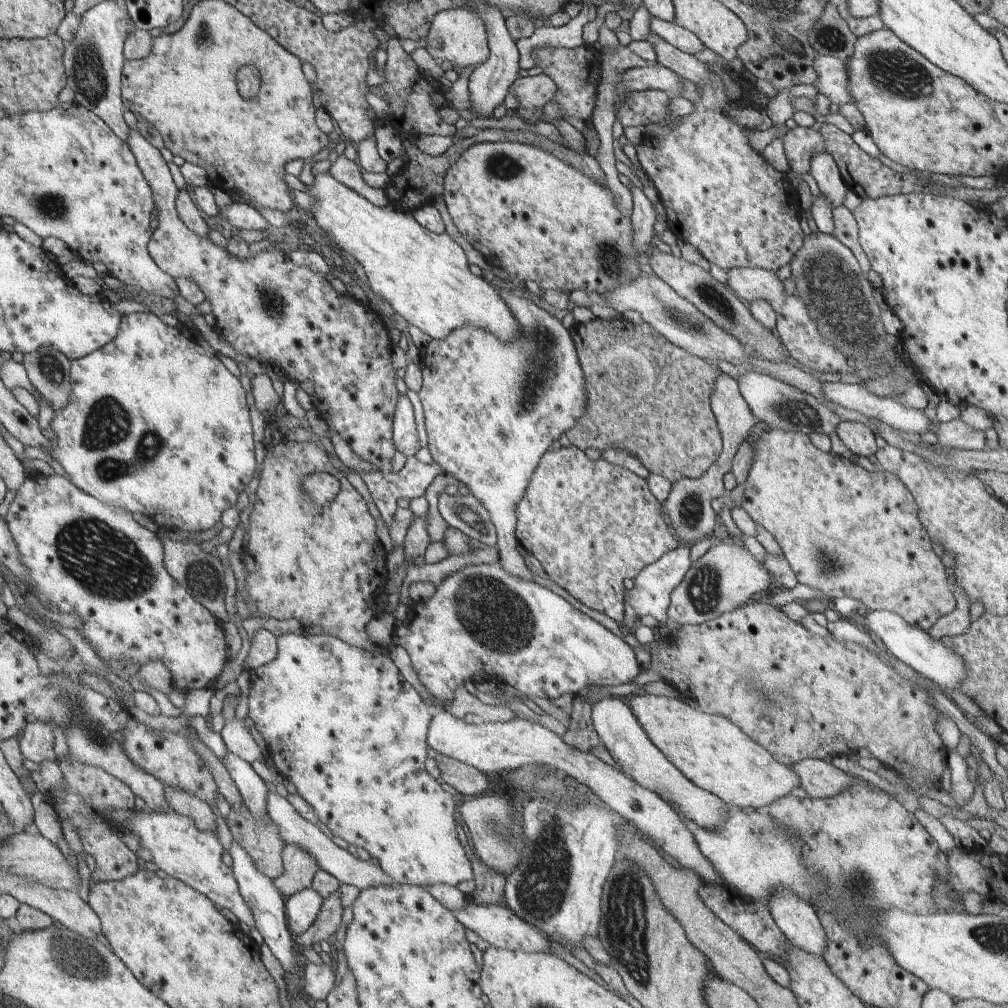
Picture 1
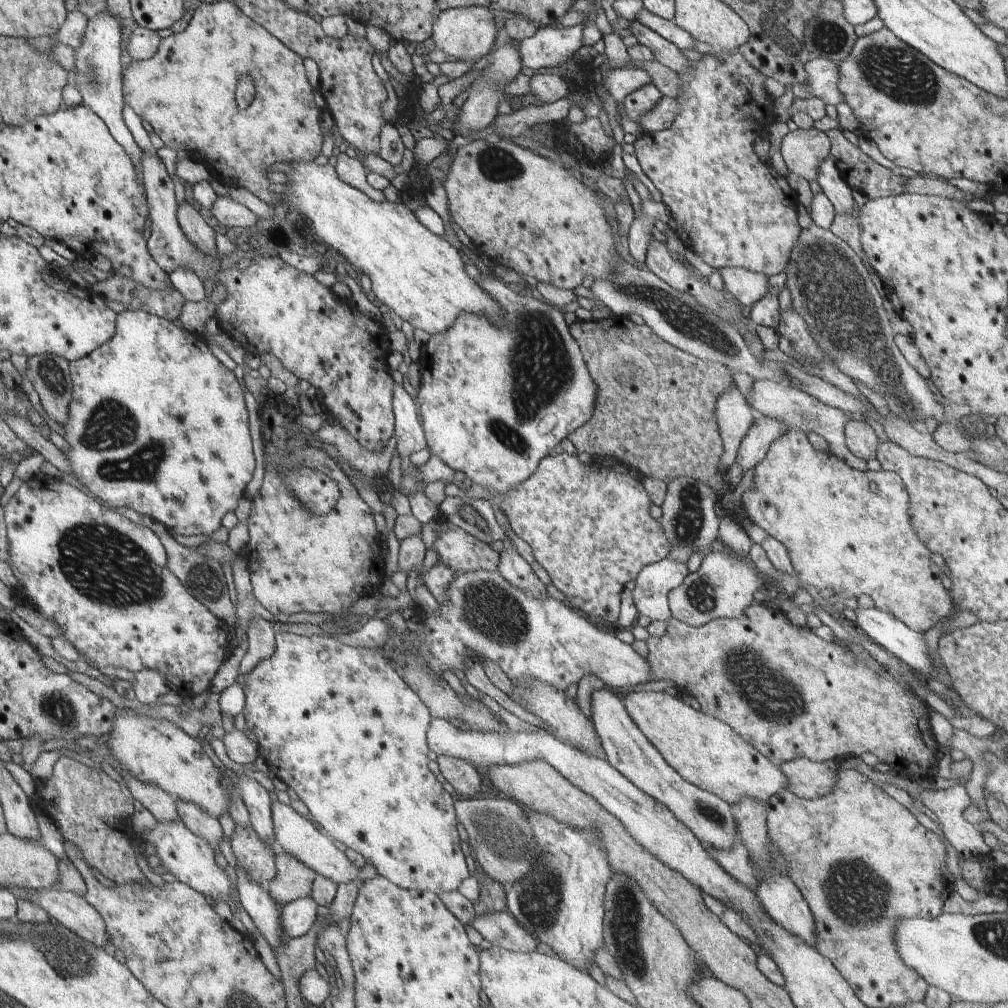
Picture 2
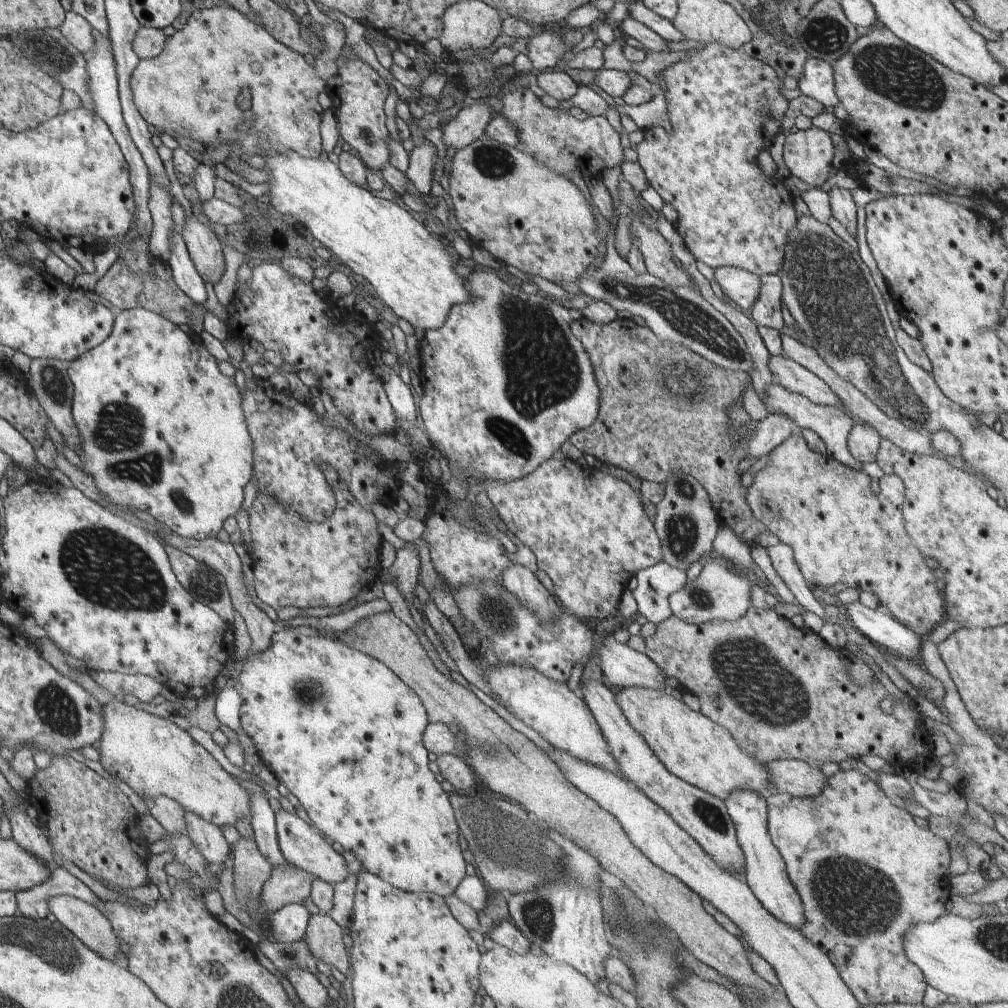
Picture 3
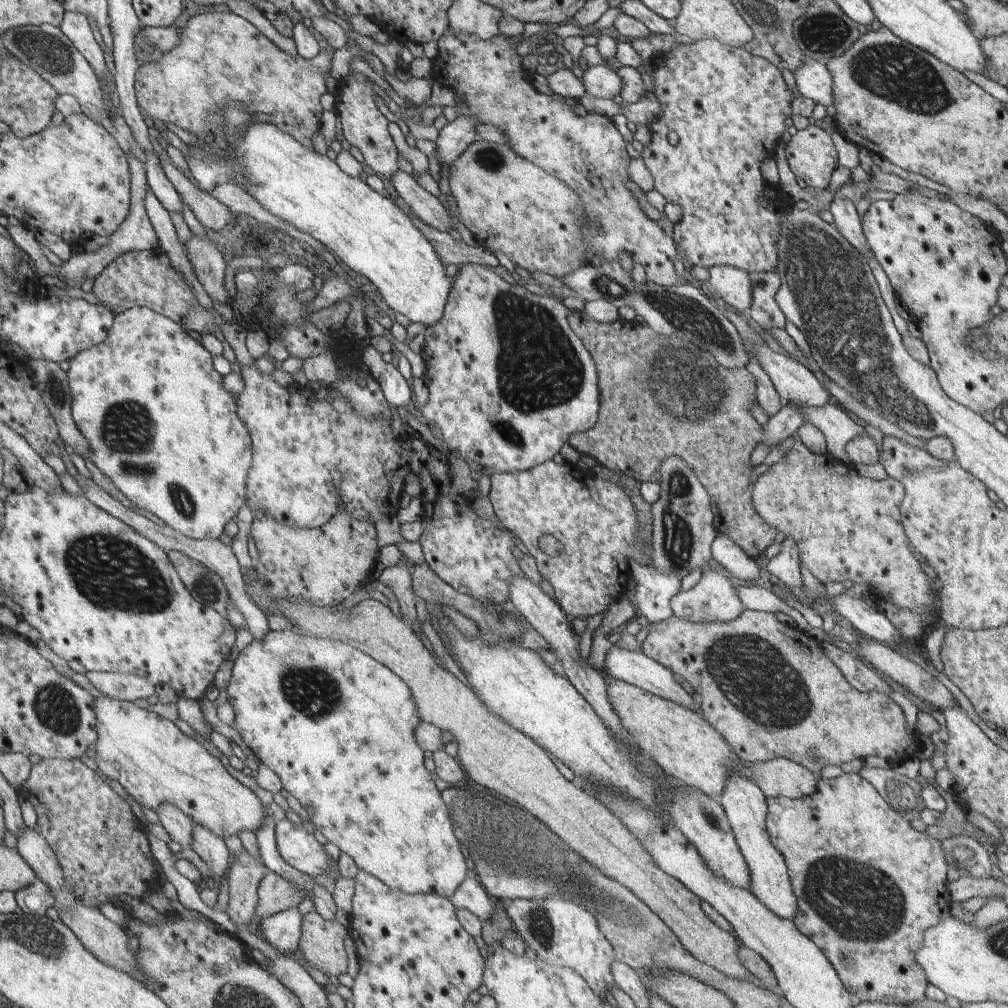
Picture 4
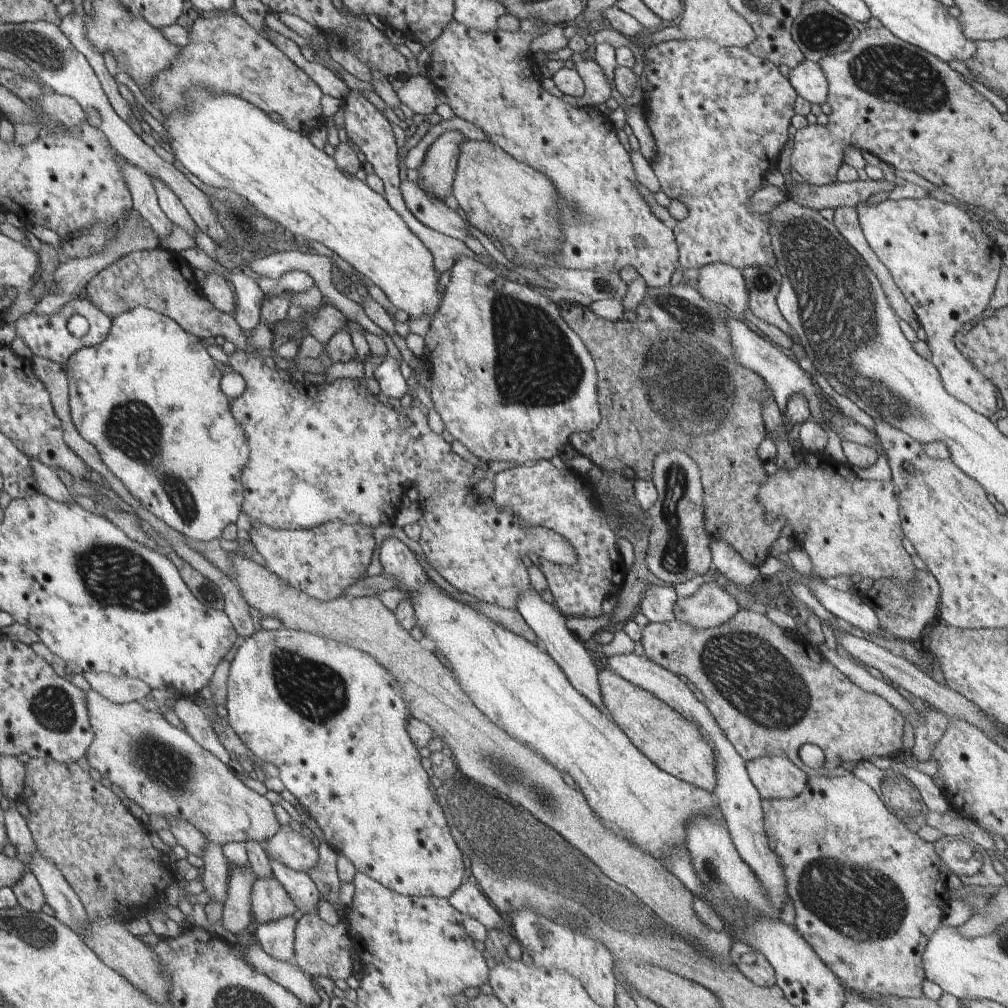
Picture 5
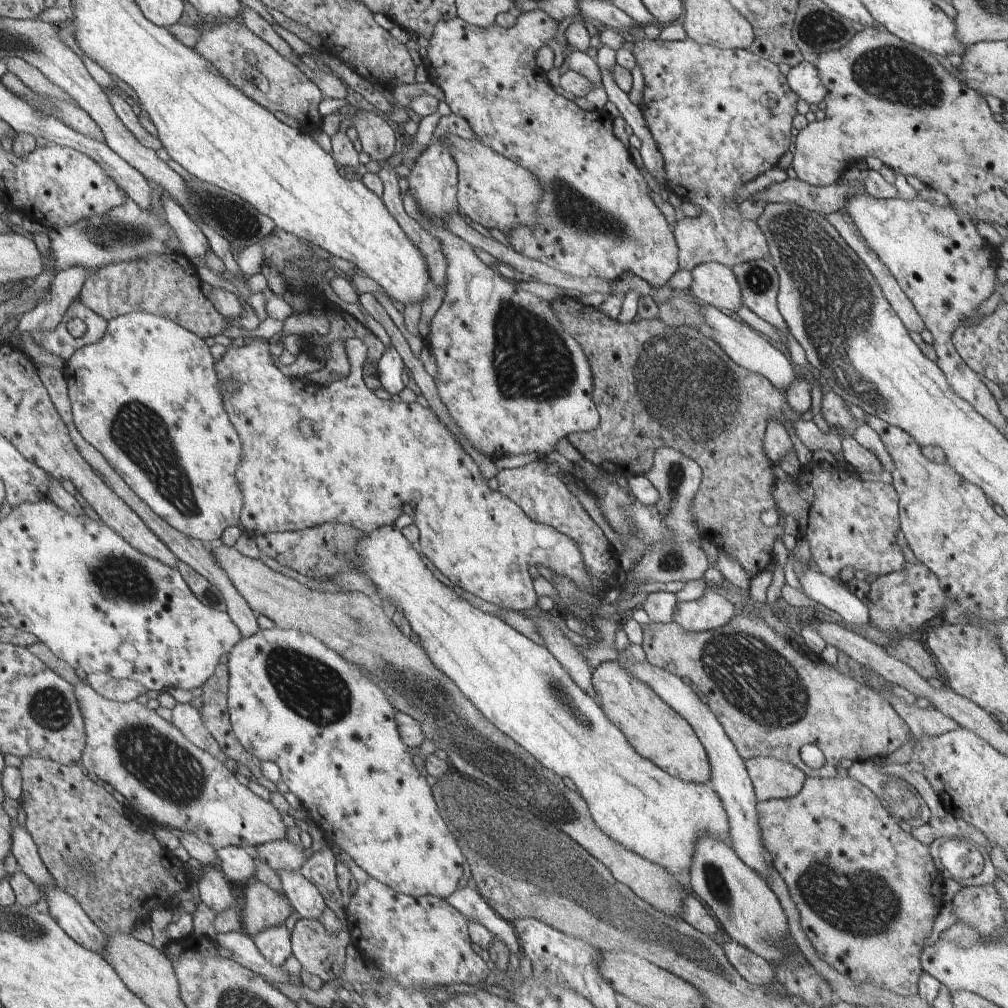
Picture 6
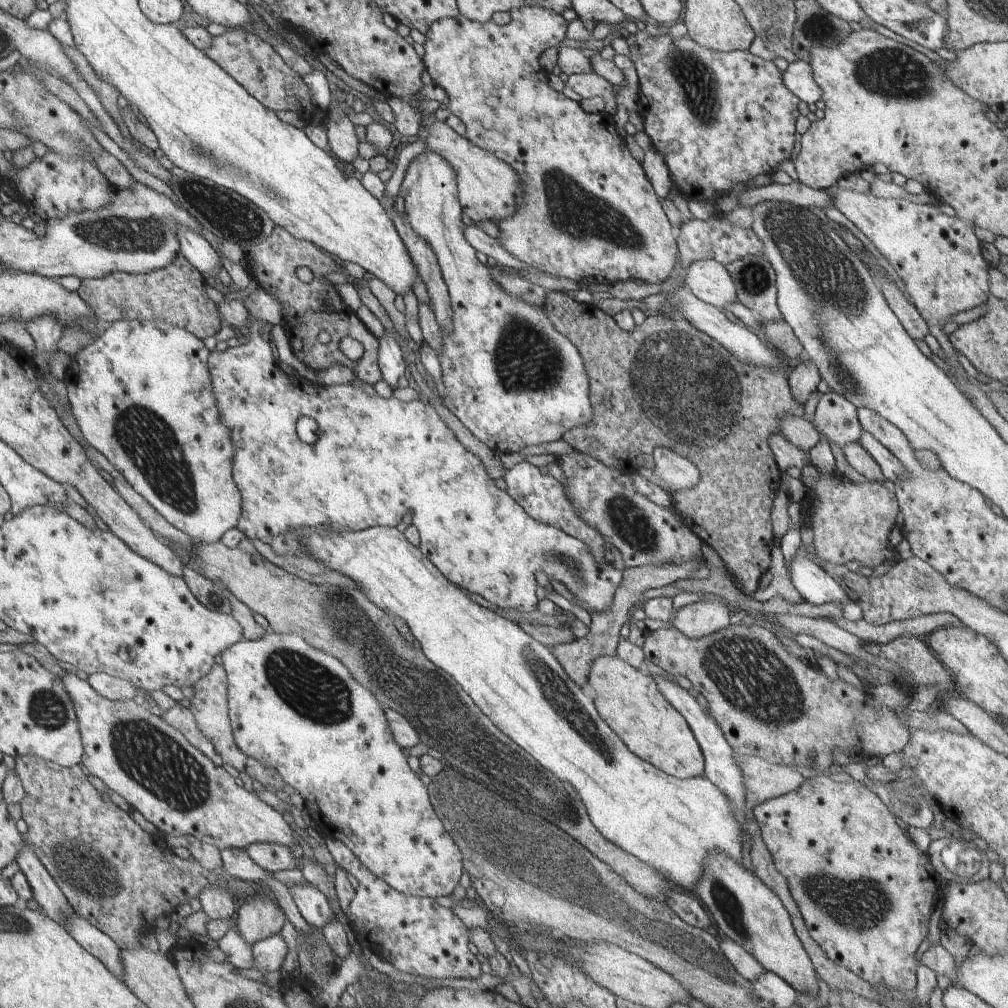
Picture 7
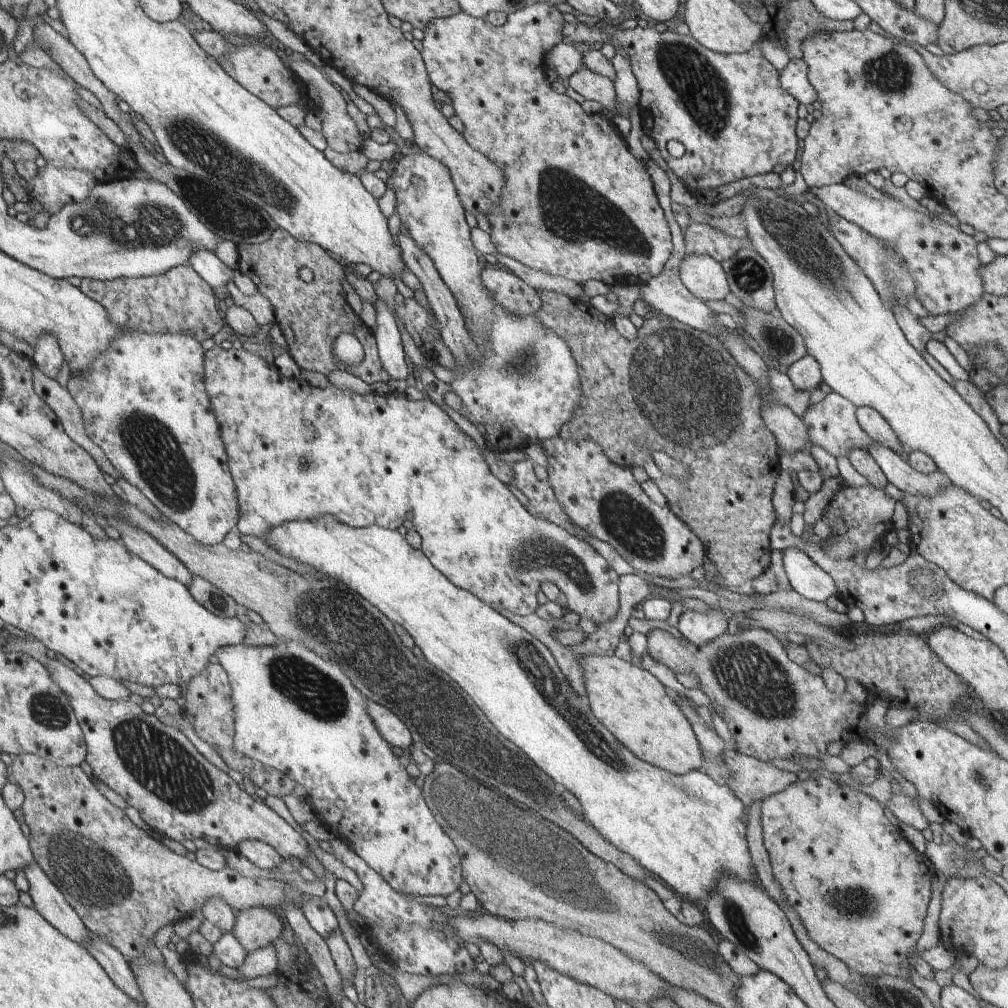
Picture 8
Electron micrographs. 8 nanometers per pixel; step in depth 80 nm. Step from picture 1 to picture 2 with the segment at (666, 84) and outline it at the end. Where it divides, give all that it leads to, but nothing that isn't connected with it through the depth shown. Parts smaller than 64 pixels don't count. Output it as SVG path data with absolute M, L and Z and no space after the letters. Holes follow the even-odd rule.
M610 69L609 75L604 77L603 86L613 97L618 107L617 119L621 122L620 103L625 97L644 84L652 83L650 75L643 69Z

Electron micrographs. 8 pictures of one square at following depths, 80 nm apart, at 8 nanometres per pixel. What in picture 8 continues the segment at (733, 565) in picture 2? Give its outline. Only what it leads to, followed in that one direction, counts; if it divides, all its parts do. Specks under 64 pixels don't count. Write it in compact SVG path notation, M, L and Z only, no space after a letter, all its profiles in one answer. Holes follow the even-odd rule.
M684 609L677 628L688 642L701 647L727 632L728 616L726 611L720 609L713 609L712 614Z

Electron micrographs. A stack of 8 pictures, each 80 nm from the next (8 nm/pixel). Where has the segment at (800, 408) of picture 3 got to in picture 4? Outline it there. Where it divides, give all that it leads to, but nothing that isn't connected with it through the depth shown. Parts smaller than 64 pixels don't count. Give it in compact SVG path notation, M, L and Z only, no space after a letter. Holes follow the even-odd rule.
M799 404L805 414L805 422L817 426L826 437L828 452L839 461L851 464L845 445L860 436L864 427L856 424L842 406L826 404L823 407L808 407Z

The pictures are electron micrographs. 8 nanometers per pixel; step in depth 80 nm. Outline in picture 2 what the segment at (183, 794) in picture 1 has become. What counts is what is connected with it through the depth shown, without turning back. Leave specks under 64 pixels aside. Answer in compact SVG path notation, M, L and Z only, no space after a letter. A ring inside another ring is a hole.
M177 800L180 820L196 836L208 841L214 851L219 850L220 843L223 840L223 828L219 819L209 815L194 803L187 803Z

